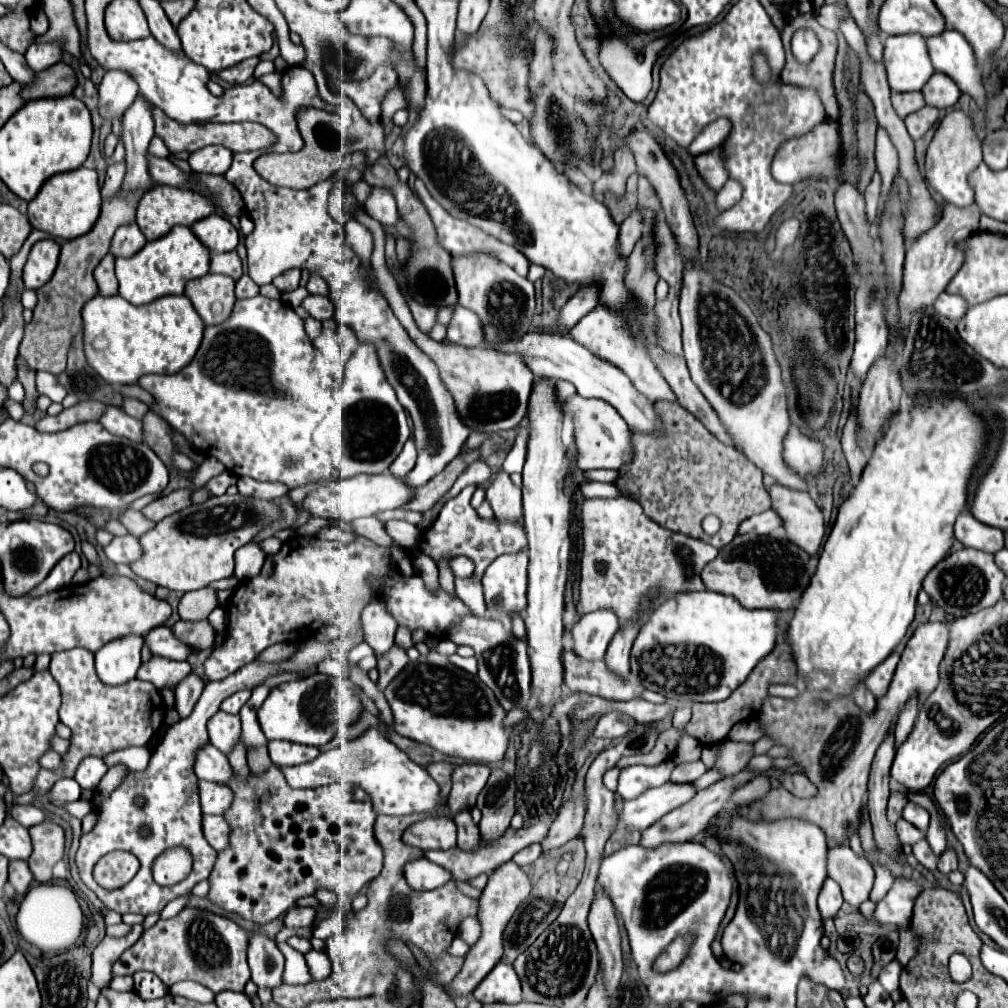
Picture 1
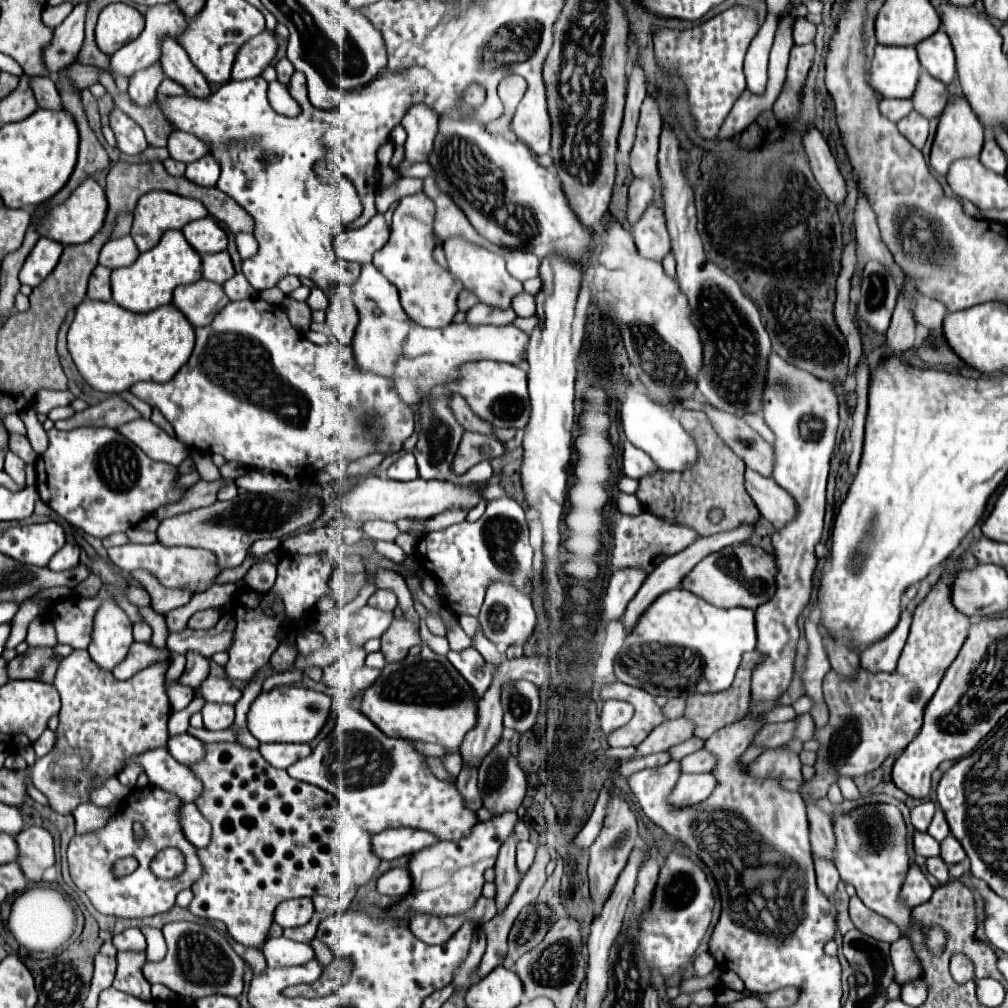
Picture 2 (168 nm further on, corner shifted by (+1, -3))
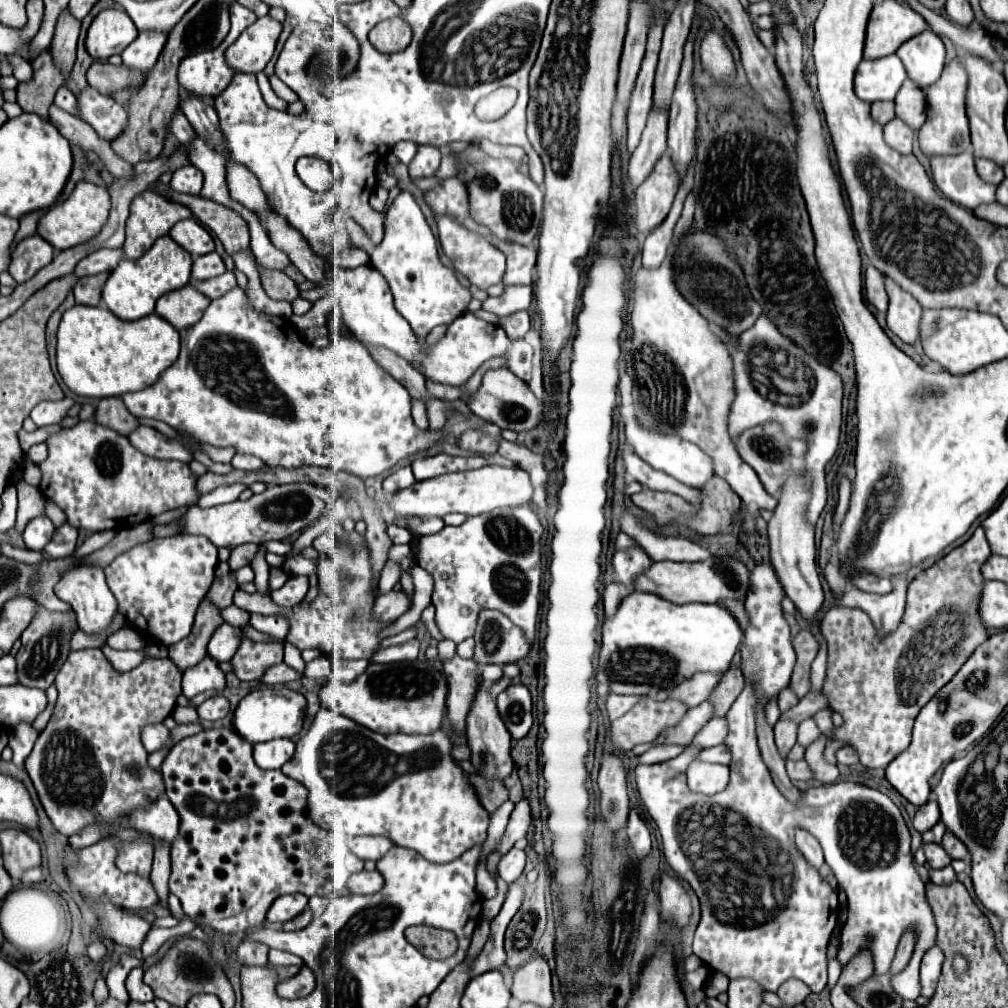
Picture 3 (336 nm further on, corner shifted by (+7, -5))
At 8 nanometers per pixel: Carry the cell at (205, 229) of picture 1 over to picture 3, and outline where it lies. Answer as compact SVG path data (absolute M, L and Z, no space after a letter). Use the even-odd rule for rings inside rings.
M183 219L175 223L169 231L171 239L177 241L185 251L191 253L191 257L201 257L215 249L213 237L209 231L197 221L197 219Z

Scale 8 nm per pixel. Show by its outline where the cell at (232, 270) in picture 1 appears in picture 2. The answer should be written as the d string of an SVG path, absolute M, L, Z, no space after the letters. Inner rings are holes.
M227 251L203 255L201 261L203 261L203 277L207 281L225 283L227 279L231 279L235 275L235 269L233 269L233 263L231 263L231 257Z

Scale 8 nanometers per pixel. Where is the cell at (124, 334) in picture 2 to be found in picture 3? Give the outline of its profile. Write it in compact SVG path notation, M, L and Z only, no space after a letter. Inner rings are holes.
M75 305L67 309L59 323L57 333L57 369L65 381L65 385L75 393L83 397L103 399L103 397L117 397L129 391L141 391L149 385L153 385L173 361L179 357L179 331L169 325L167 319L163 319L157 313L151 313L137 321L123 321L109 313L107 307L85 307Z

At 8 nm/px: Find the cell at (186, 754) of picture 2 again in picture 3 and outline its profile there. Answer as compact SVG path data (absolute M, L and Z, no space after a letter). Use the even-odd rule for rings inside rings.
M147 725L141 733L141 739L143 739L147 753L155 753L155 751L169 747L171 731L165 725Z

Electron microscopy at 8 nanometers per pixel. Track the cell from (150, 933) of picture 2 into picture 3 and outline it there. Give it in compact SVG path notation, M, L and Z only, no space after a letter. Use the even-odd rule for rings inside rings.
M135 967L129 973L125 987L127 987L127 993L133 1001L153 1001L155 999L151 987L143 983L143 967Z

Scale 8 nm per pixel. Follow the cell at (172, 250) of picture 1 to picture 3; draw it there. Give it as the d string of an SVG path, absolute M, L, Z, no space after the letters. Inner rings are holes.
M169 235L161 237L155 241L155 245L139 259L131 261L131 259L123 259L117 269L109 275L105 287L103 287L103 301L105 307L115 313L119 319L125 321L133 321L133 319L141 319L149 313L153 313L155 309L155 301L169 293L175 291L179 287L185 287L191 279L191 255L181 249L181 245L177 245Z

